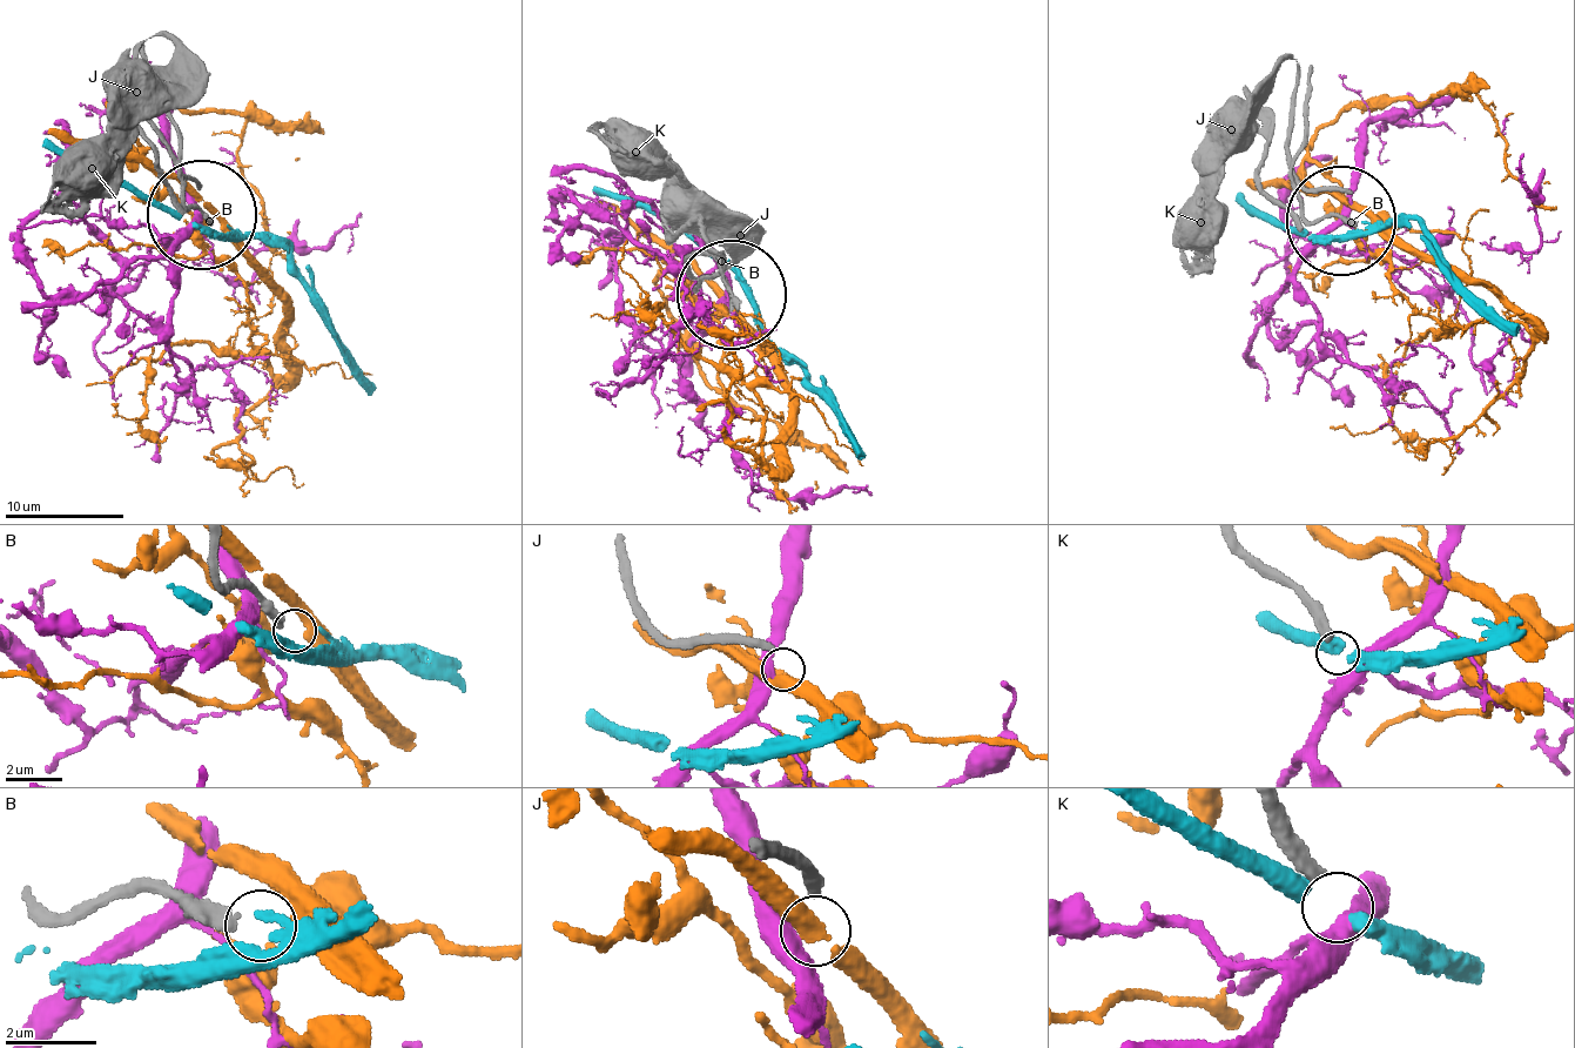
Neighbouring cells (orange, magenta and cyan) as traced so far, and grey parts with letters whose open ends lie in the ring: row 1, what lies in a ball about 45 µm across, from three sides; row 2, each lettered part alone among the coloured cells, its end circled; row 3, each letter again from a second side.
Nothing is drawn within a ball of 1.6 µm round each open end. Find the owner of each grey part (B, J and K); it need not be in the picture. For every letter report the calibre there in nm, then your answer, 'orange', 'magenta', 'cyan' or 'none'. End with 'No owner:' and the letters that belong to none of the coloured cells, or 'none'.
B: 360 nm | orange
J: 280 nm | none
K: 320 nm | cyan
No owner: J

